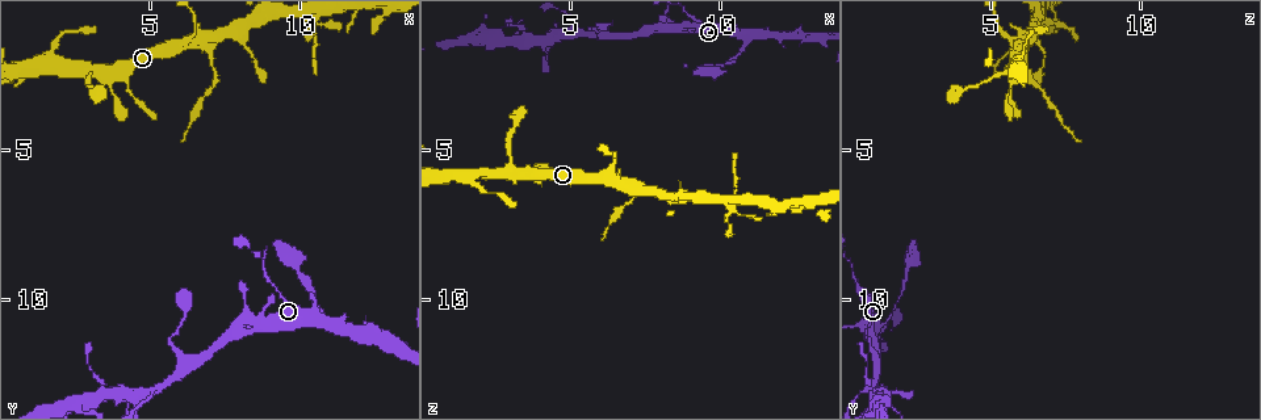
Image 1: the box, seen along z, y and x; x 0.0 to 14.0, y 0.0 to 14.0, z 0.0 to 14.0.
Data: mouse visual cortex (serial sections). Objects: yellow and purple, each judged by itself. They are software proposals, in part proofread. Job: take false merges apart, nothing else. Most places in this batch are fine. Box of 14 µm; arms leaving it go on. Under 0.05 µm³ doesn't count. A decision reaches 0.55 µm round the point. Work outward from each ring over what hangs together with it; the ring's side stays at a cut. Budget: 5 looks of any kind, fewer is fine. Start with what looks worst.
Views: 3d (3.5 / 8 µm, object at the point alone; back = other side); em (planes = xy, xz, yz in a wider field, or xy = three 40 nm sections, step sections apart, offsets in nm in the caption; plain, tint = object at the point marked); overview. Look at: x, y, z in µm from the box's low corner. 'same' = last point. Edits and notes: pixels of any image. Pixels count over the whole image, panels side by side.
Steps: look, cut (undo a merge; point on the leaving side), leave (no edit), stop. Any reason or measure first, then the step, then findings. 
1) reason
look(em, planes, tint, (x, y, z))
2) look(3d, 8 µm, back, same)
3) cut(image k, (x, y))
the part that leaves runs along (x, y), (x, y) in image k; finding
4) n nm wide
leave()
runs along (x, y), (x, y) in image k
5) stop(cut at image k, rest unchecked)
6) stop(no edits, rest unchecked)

a narrow waist
look(3d, 3.5 µm, (10.6, 10.3, 1.9))

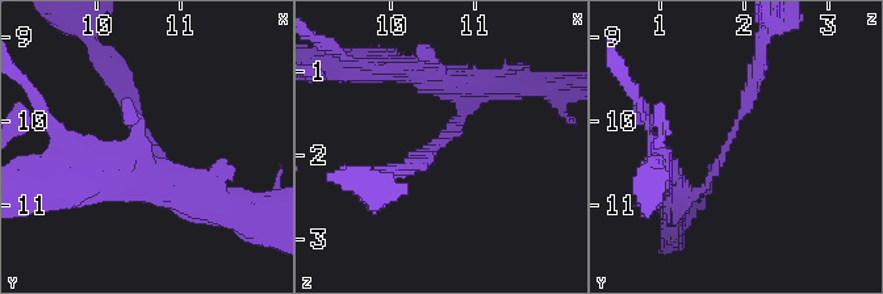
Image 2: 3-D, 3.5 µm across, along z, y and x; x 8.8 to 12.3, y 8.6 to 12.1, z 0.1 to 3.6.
arms of 200, 200 nm; need the tissue
look(em, xy, step 5, tint, (10.60, 10.25, 1.80))

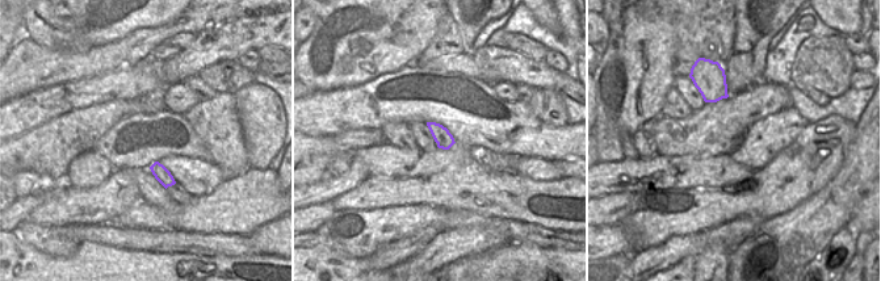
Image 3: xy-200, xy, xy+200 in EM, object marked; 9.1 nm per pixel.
leave()
runs along (674, 187), (702, 190), (756, 70) in image 2; continuous, no second cell

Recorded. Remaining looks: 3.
calibre changes
look(3d, 3.5 µm, (6.9, 1.3, 6.3))

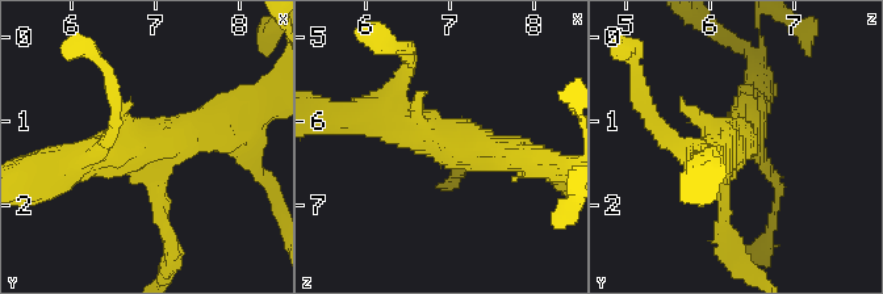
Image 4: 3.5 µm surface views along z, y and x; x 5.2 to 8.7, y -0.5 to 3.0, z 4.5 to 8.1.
look(em, xy, step 2, tint, (6.85, 1.30, 6.20))

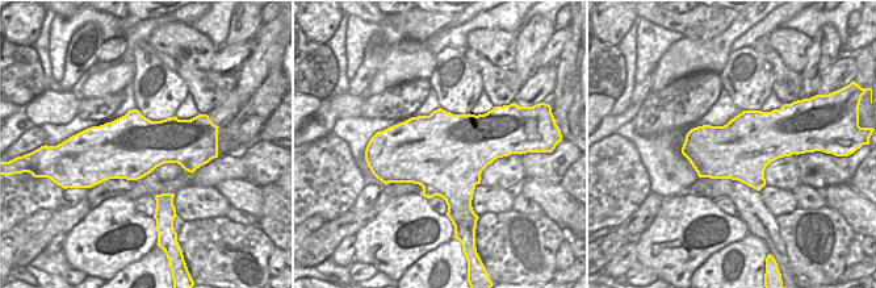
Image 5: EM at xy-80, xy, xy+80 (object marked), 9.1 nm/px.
leave()
continuous, no second cell

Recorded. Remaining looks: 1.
stop(no edits, rest unchecked)

